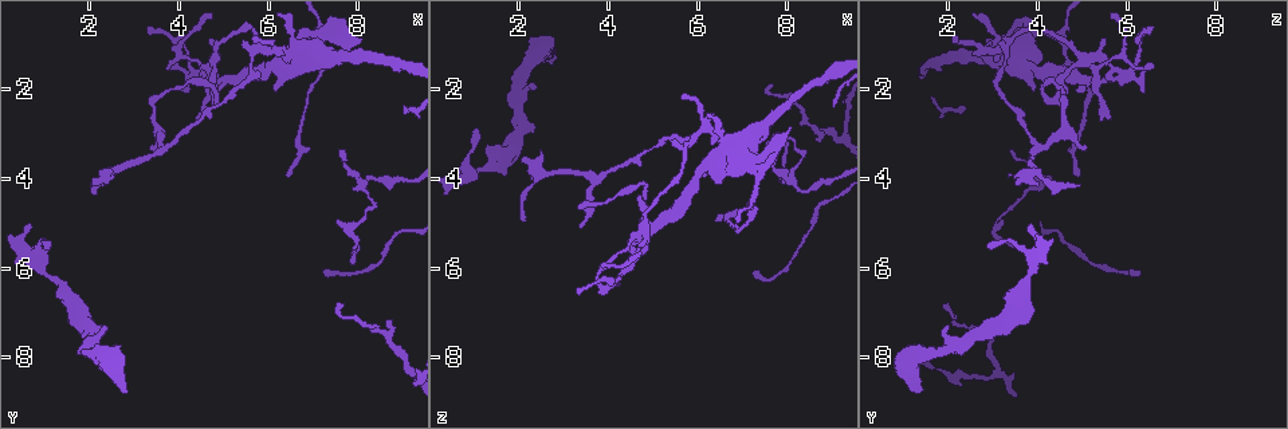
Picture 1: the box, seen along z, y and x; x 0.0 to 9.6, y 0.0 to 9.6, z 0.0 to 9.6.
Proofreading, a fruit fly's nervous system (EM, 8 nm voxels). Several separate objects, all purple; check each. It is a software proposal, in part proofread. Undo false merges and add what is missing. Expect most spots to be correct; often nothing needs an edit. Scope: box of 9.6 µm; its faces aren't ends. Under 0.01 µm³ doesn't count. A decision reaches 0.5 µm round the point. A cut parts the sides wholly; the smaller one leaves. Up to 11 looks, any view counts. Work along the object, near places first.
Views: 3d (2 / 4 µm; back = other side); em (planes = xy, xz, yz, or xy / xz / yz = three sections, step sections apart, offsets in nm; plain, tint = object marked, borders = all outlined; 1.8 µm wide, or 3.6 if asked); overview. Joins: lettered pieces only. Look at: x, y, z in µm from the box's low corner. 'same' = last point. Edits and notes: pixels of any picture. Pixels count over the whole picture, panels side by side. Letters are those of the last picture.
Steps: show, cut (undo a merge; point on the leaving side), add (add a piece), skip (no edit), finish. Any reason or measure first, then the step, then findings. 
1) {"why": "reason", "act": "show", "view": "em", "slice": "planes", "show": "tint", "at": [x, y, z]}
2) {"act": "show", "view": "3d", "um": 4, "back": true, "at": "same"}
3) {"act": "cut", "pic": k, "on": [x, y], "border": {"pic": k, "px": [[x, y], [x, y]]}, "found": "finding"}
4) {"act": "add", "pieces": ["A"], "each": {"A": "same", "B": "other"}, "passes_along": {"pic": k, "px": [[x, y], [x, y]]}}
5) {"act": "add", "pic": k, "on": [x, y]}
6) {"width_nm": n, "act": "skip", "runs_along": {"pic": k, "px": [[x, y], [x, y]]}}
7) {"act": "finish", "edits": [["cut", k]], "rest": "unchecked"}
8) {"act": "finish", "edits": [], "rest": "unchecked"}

{"why": "narrows sharply", "act": "show", "view": "em", "um": 3.6, "slice": "planes", "show": "plain", "at": [8.15, 4.20, 4.05]}

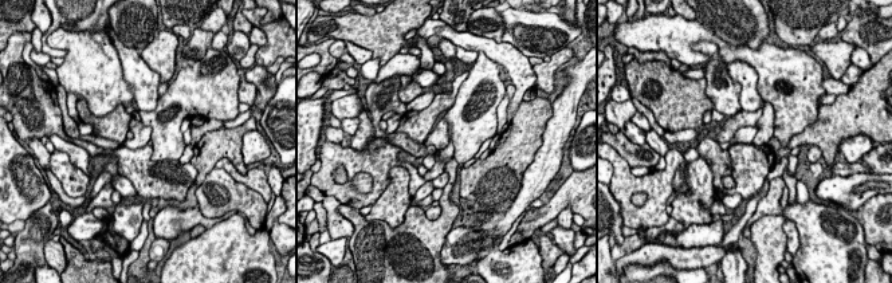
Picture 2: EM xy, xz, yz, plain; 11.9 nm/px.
{"why": "with the object marked", "act": "show", "view": "em", "um": 3.6, "slice": "planes", "show": "tint", "at": "same"}

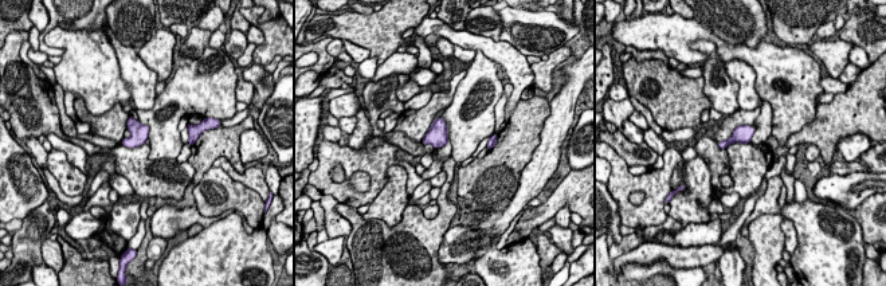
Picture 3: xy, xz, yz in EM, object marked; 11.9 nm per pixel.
{"act": "show", "view": "em", "um": 3.6, "slice": "planes", "show": "borders", "at": "same"}

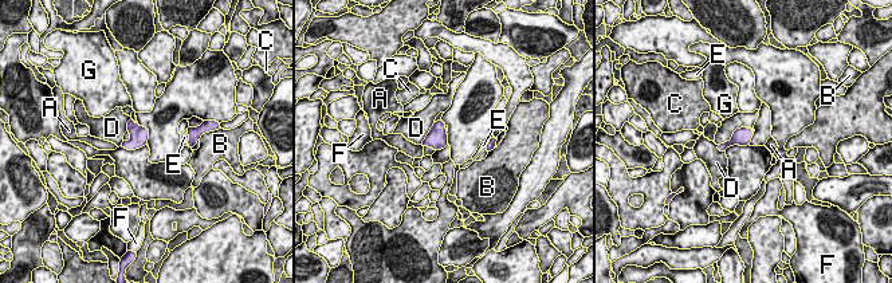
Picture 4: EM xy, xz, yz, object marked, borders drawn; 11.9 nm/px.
{"act": "skip", "each": {"A": "other", "B": "other", "C": "other", "D": "other", "E": "other", "F": "other", "G": "other"}, "found": "continuous, no second neuron"}

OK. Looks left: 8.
{"why": "two arms at a narrow angle", "act": "show", "view": "em", "slice": "planes", "show": "borders", "at": [4.80, 1.75, 5.35]}

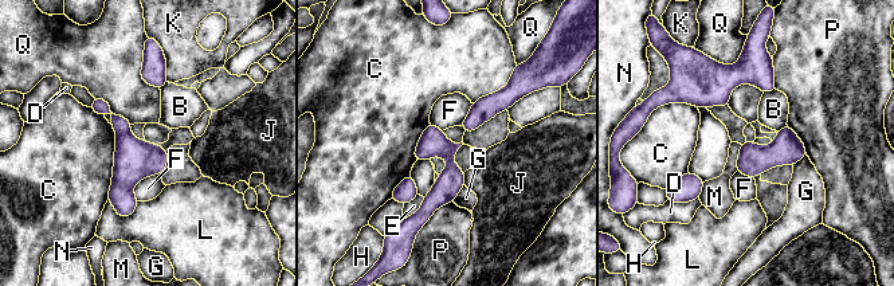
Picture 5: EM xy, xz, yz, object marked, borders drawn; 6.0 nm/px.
{"act": "cut", "pic": 5, "on": [121, 125], "each": {"B": "other", "C": "other", "D": "other", "E": "other", "F": "other", "G": "other", "H": "other", "J": "other", "K": "other", "L": "other", "M": "other", "N": "other", "P": "other", "Q": "other"}, "border": {"pic": 5, "px": [[129, 130], [118, 134]]}, "found": "a second neuron is stuck on"}

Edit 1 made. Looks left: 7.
{"act": "show", "view": "overview"}

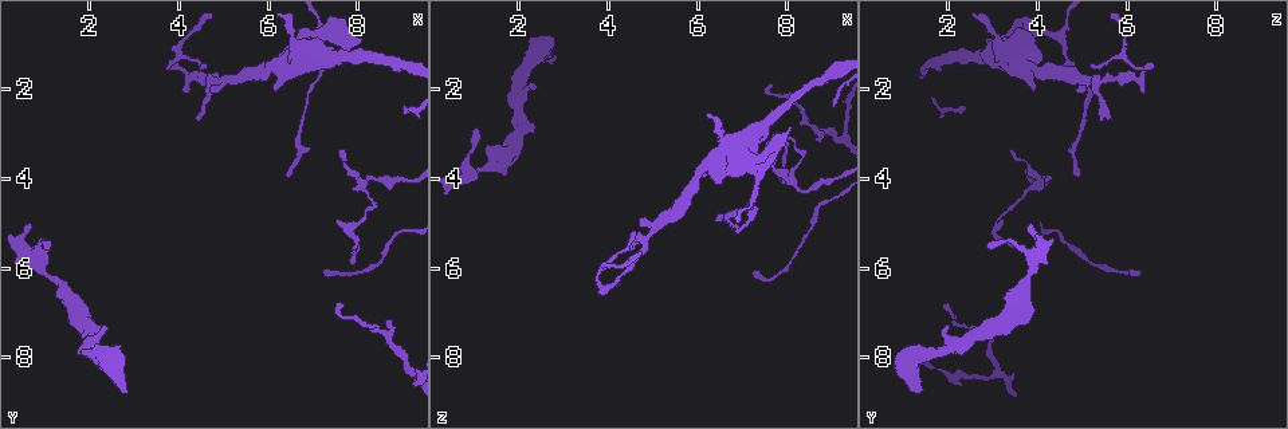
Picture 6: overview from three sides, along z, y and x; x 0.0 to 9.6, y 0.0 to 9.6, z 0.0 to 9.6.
{"why": "branch stops here", "act": "show", "view": "em", "slice": "planes", "show": "plain", "at": [2.90, 8.75, 1.35]}

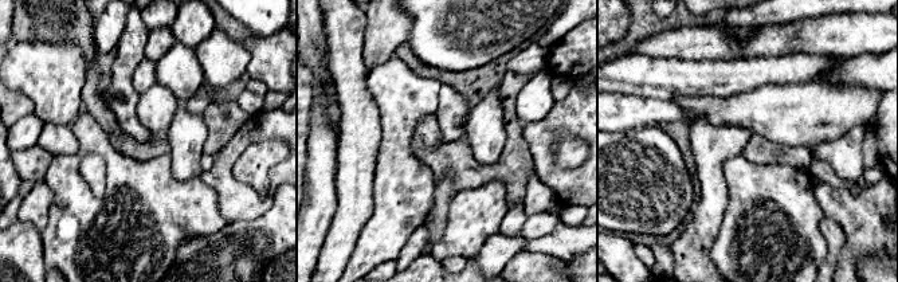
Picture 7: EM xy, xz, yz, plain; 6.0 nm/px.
{"act": "show", "view": "em", "slice": "planes", "show": "borders", "at": "same"}

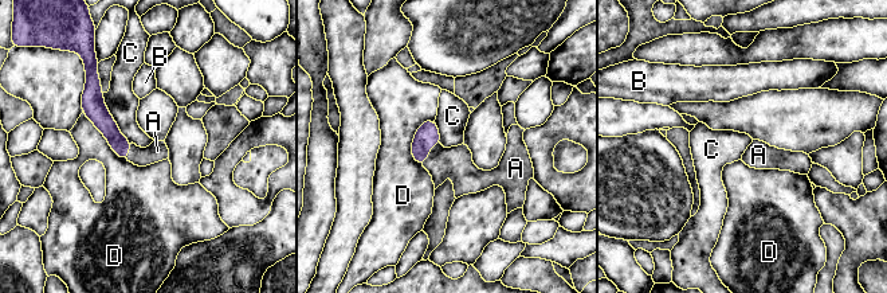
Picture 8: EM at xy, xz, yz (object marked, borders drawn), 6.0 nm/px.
{"act": "add", "pieces": ["A"], "each": {"A": "same", "B": "other", "C": "other", "D": "other"}, "passes_along": {"pic": 8, "px": [[427, 135], [428, 151], [455, 163]]}, "found": "it goes on there"}

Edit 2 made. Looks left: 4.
{"why": "see it whole again", "act": "show", "view": "overview"}

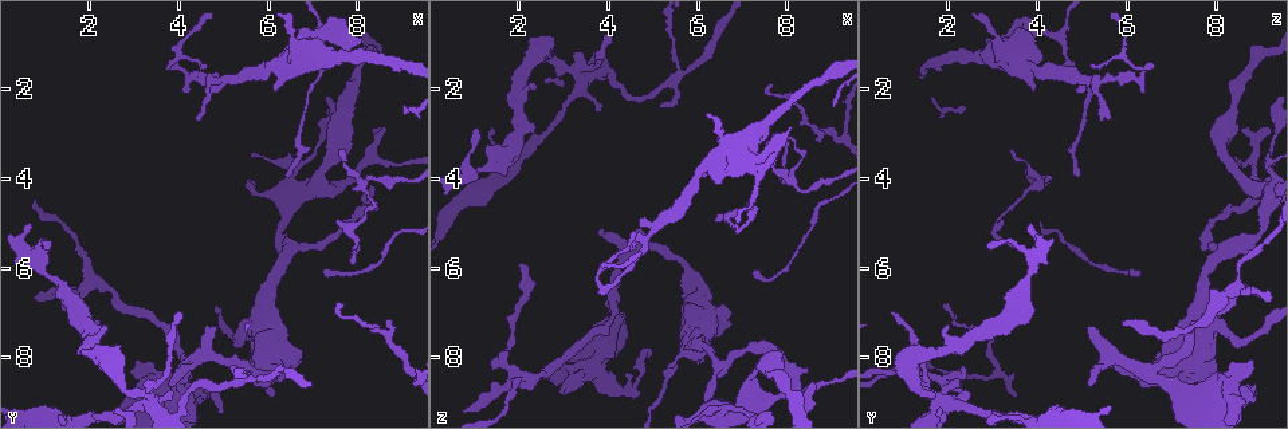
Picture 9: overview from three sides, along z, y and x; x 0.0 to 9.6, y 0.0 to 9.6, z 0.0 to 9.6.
{"why": "two arms at a narrow angle", "act": "show", "view": "em", "um": 3.6, "slice": "planes", "show": "plain", "at": [6.95, 0.95, 3.55]}

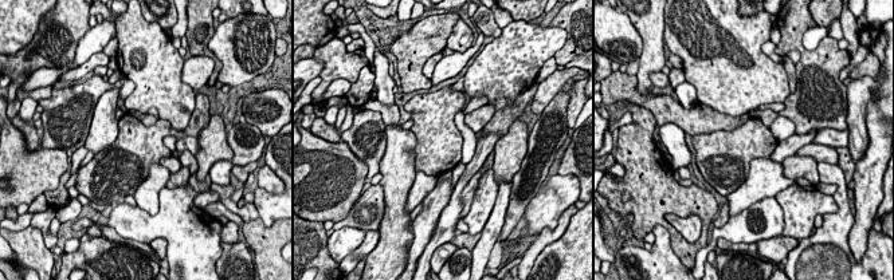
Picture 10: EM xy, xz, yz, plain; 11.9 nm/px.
{"act": "show", "view": "em", "um": 3.6, "slice": "planes", "show": "borders", "at": "same"}

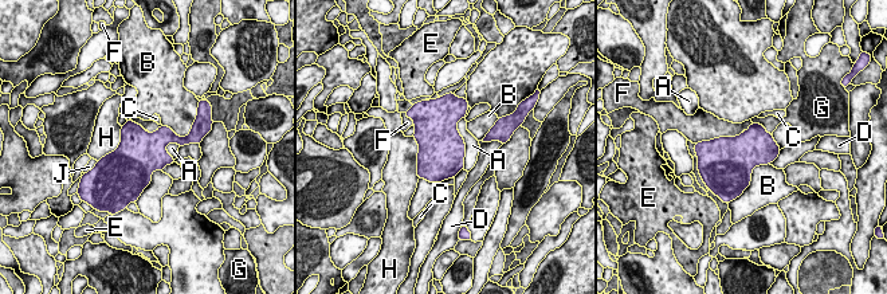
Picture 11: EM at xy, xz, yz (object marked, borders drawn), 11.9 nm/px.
{"longest_contact_nm": ["A", 600], "act": "skip", "each": {"A": "other", "B": "other", "C": "other", "D": "other", "E": "other", "F": "other", "G": "other", "H": "other", "J": "other"}, "found": "continuous, no second neuron"}

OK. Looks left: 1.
{"act": "finish", "edits": [["cut", 5], ["add", 8]], "rest": "unchecked"}

